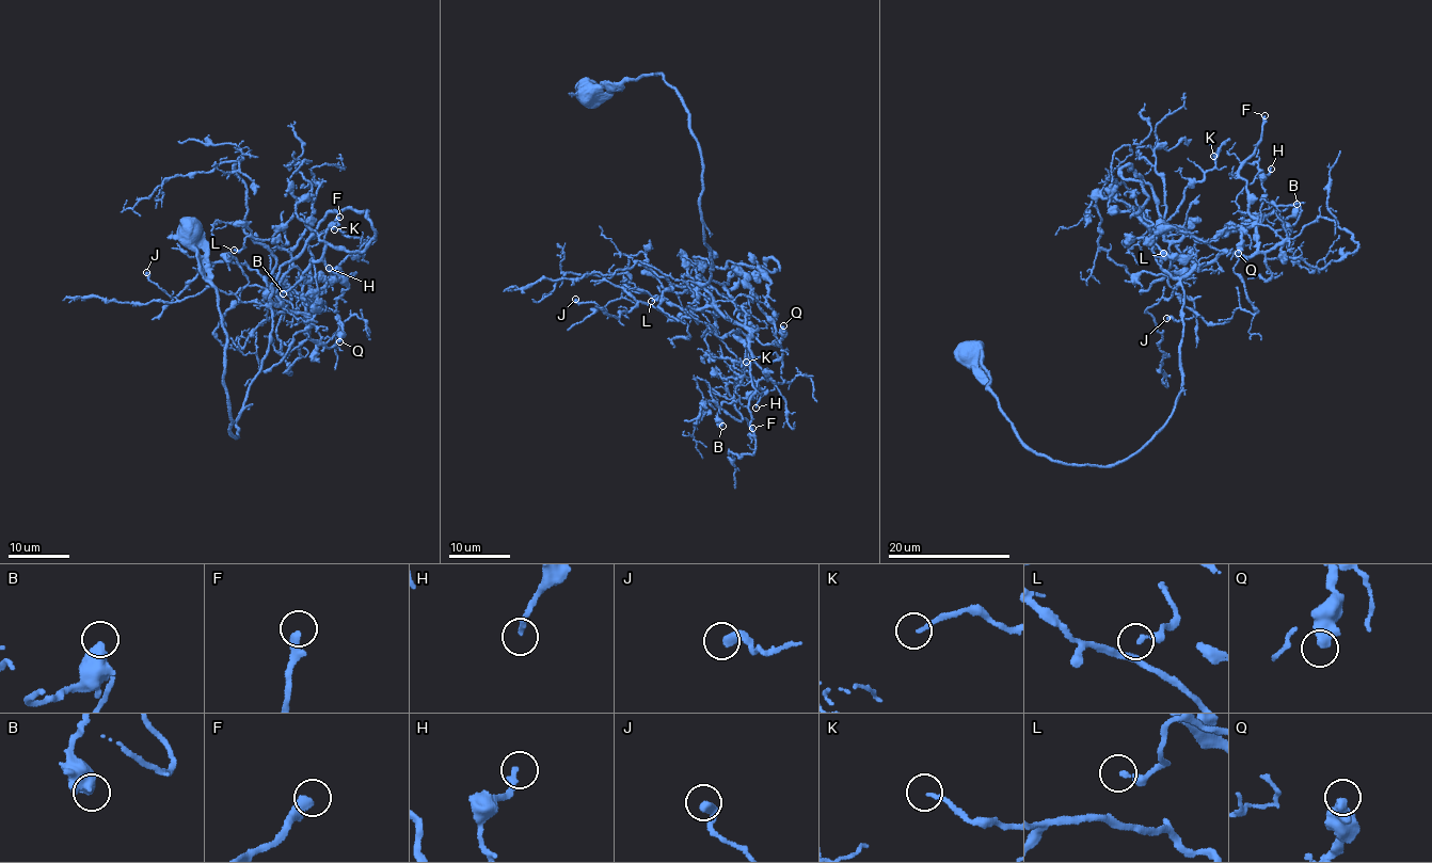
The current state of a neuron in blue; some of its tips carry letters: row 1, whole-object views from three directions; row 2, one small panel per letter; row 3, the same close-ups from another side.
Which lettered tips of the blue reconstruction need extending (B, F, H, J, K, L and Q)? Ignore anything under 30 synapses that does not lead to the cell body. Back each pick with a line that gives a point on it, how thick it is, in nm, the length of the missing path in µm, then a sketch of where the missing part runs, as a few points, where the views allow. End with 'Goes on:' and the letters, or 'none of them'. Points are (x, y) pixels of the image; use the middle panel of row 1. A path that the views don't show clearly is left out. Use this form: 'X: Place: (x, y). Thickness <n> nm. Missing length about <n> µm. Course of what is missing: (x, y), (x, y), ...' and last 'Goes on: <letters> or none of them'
F: Place: (752, 428). Thickness 360 nm. Missing length about 60 µm. Course of what is missing: (752, 428), (724, 421), (710, 446), (695, 433), (679, 452), (624, 483), (618, 502), (610, 497), (605, 507)
Goes on: F

